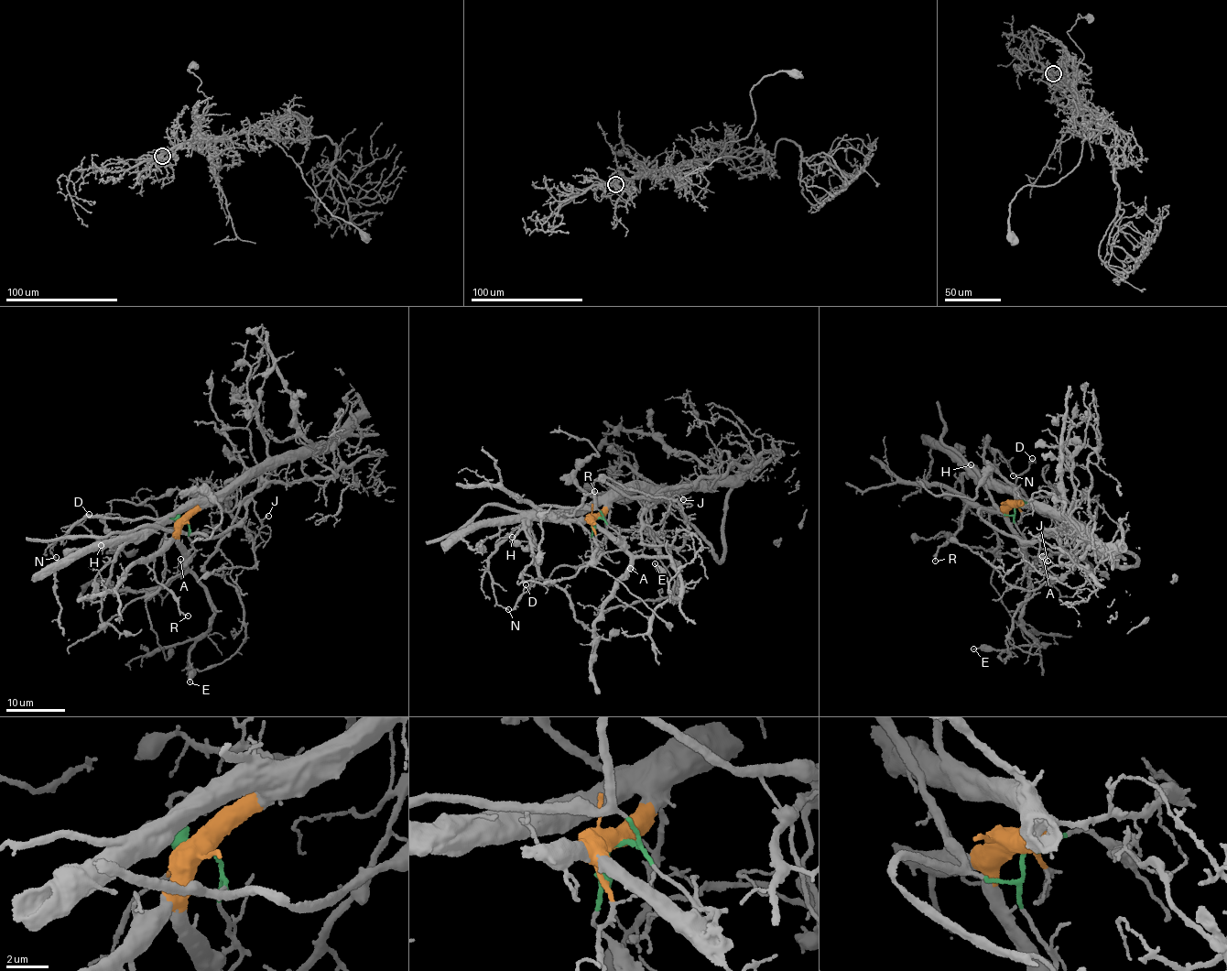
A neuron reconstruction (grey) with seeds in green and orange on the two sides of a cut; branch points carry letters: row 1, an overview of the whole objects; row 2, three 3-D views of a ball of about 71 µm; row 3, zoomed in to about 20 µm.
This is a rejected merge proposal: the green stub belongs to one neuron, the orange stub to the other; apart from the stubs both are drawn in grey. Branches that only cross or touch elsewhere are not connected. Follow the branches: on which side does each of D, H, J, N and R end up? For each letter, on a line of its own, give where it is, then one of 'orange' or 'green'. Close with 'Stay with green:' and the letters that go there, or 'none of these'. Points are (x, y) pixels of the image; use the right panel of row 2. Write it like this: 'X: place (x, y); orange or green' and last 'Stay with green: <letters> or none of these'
D: place (1032, 458); orange
H: place (971, 464); orange
J: place (1047, 561); green
N: place (1013, 475); orange
R: place (935, 561); orange
Stay with green: J

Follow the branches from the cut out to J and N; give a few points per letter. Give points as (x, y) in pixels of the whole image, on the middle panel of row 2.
J: (595, 518), (602, 518), (593, 487), (597, 480), (604, 479), (629, 496), (667, 499), (677, 495), (684, 500)
N: (595, 518), (602, 508), (601, 505), (562, 510), (522, 521), (497, 544), (488, 570), (495, 603), (508, 609)

